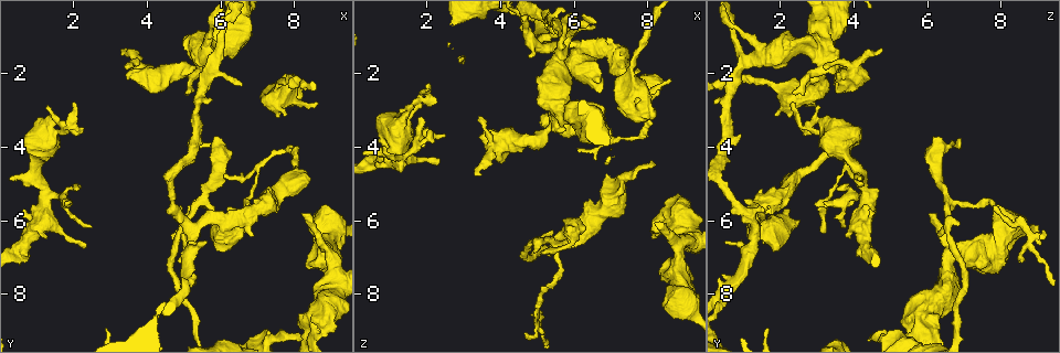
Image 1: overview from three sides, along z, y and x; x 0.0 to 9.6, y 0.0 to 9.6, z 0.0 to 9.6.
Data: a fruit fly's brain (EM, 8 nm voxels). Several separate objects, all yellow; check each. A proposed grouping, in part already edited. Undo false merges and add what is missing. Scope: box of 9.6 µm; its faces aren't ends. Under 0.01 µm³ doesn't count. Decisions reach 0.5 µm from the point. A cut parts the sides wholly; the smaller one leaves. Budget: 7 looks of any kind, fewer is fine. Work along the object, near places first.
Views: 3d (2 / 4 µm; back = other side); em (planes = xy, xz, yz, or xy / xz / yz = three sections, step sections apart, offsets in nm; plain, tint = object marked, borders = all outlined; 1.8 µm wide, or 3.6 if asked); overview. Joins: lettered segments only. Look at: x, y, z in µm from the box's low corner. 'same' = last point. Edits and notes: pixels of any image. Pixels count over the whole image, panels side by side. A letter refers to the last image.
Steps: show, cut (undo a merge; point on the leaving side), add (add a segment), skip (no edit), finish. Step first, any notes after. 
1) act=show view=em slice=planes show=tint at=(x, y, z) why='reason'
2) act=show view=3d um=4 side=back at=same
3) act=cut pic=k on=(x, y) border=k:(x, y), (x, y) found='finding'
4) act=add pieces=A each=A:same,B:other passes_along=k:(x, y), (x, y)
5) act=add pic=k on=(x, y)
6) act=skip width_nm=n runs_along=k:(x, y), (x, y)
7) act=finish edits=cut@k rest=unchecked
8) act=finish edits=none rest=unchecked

act=show view=3d um=4 at=(5.60, 1.55, 3.05) why='calibre changes'

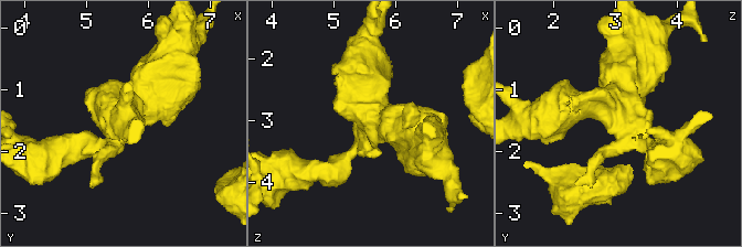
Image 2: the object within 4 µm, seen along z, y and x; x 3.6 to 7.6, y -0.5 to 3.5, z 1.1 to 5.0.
act=show view=em um=3.6 slice=planes show=tint at=(5.60, 1.55, 3.05) why='need the tissue'

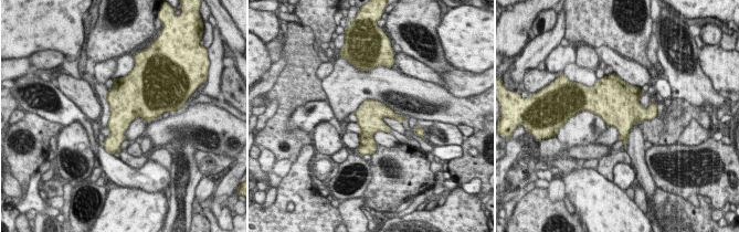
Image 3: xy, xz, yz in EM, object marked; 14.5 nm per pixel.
act=show view=em um=3.6 slice=planes show=borders at=same

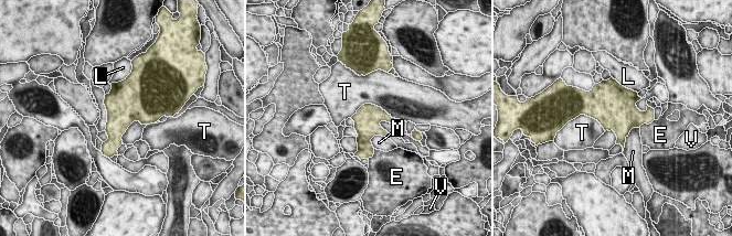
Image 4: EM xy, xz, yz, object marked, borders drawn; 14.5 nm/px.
act=skip longest_contact=T:800nm each=E:other,L:other,M:other,T:other,V:other border=4:(350, 117), (374, 104), (403, 121) found='all the same neuron'

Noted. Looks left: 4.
act=show view=em slice=xz step=16 show=tint at=(5.75, 1.70, 1.15) why='thin arm on a thick one'

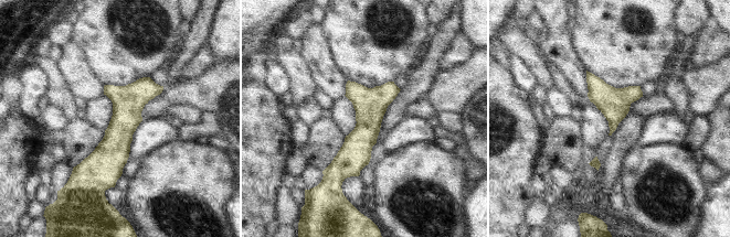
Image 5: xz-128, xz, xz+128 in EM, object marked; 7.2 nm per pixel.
act=show view=em slice=planes show=borders at=same

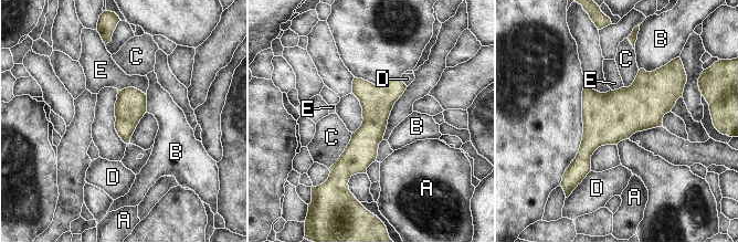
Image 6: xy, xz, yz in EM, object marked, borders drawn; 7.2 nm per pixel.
act=skip each=A:other,B:other,C:other,D:other,E:other runs_along=6:(675, 85), (625, 111), (572, 166) found='all the same neuron'

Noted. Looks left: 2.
act=show view=em slice=planes show=borders at=(5.15, 3.85, 6.95) why='end of a long branch'

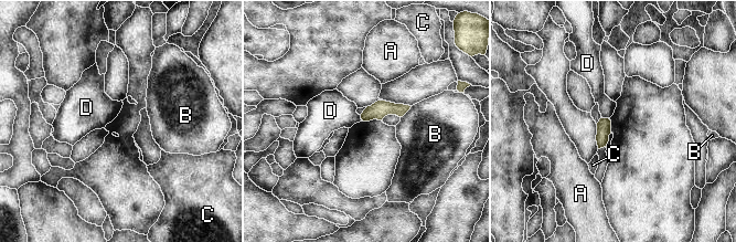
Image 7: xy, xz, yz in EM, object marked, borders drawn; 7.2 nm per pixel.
act=skip longest_contact=B:120nm each=A:other,B:other,C:other,D:other found='none of them fits'

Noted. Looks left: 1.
act=finish edits=none rest=unchecked

